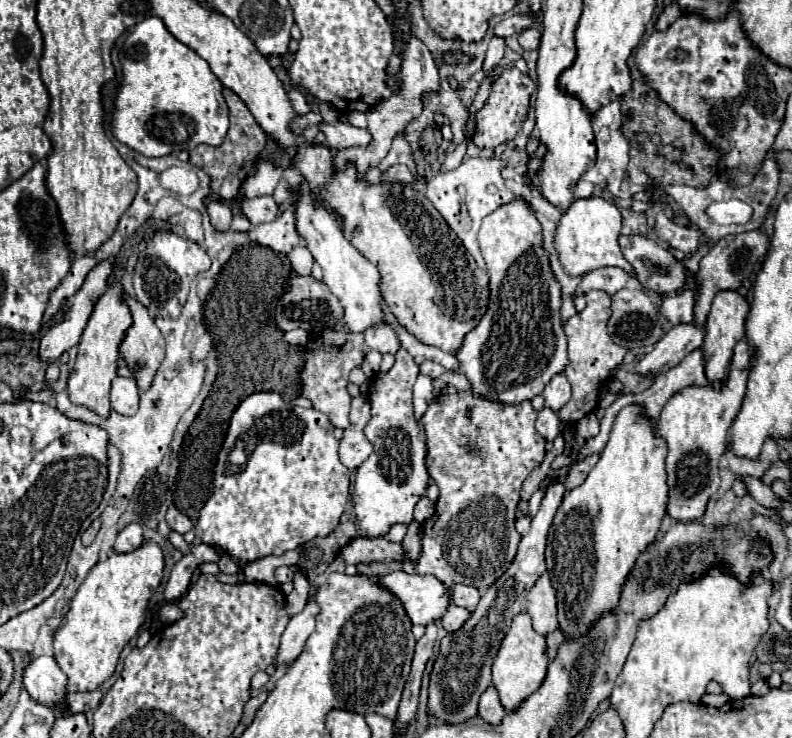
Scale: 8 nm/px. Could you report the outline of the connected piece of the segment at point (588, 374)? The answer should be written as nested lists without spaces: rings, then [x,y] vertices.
[[[589,291],[585,299],[587,299],[587,307],[575,313],[573,317],[569,317],[565,323],[565,333],[569,341],[569,361],[571,361],[569,367],[565,369],[565,377],[573,387],[573,395],[567,401],[567,405],[559,411],[559,417],[571,423],[577,423],[581,417],[585,417],[589,411],[597,407],[601,385],[611,377],[611,369],[623,363],[623,357],[627,353],[627,349],[615,345],[607,333],[611,297],[605,291]]]

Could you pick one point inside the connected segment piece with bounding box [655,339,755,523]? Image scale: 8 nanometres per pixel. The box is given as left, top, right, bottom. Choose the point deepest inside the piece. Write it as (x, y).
(694, 423)

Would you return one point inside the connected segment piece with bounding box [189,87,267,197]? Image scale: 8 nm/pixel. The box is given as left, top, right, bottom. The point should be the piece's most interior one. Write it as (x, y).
(228, 165)

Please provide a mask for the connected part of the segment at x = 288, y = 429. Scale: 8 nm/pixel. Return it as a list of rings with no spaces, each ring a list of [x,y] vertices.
[[[271,391],[249,395],[233,411],[233,417],[229,421],[229,429],[227,429],[225,441],[223,441],[223,445],[221,445],[221,449],[217,453],[217,461],[215,461],[213,493],[211,493],[211,497],[207,499],[207,503],[199,511],[199,517],[195,521],[195,537],[199,537],[203,543],[207,543],[211,547],[219,547],[221,551],[229,553],[241,565],[247,565],[251,561],[263,559],[265,555],[283,555],[285,551],[295,549],[295,547],[311,541],[313,537],[325,537],[325,535],[329,535],[335,529],[335,525],[339,523],[339,517],[341,517],[341,513],[343,513],[343,509],[347,505],[347,499],[349,499],[349,469],[339,461],[339,457],[337,457],[337,445],[339,445],[339,441],[333,437],[333,425],[327,419],[327,415],[323,415],[321,411],[295,407],[289,401],[285,401],[281,395],[271,393]]]

